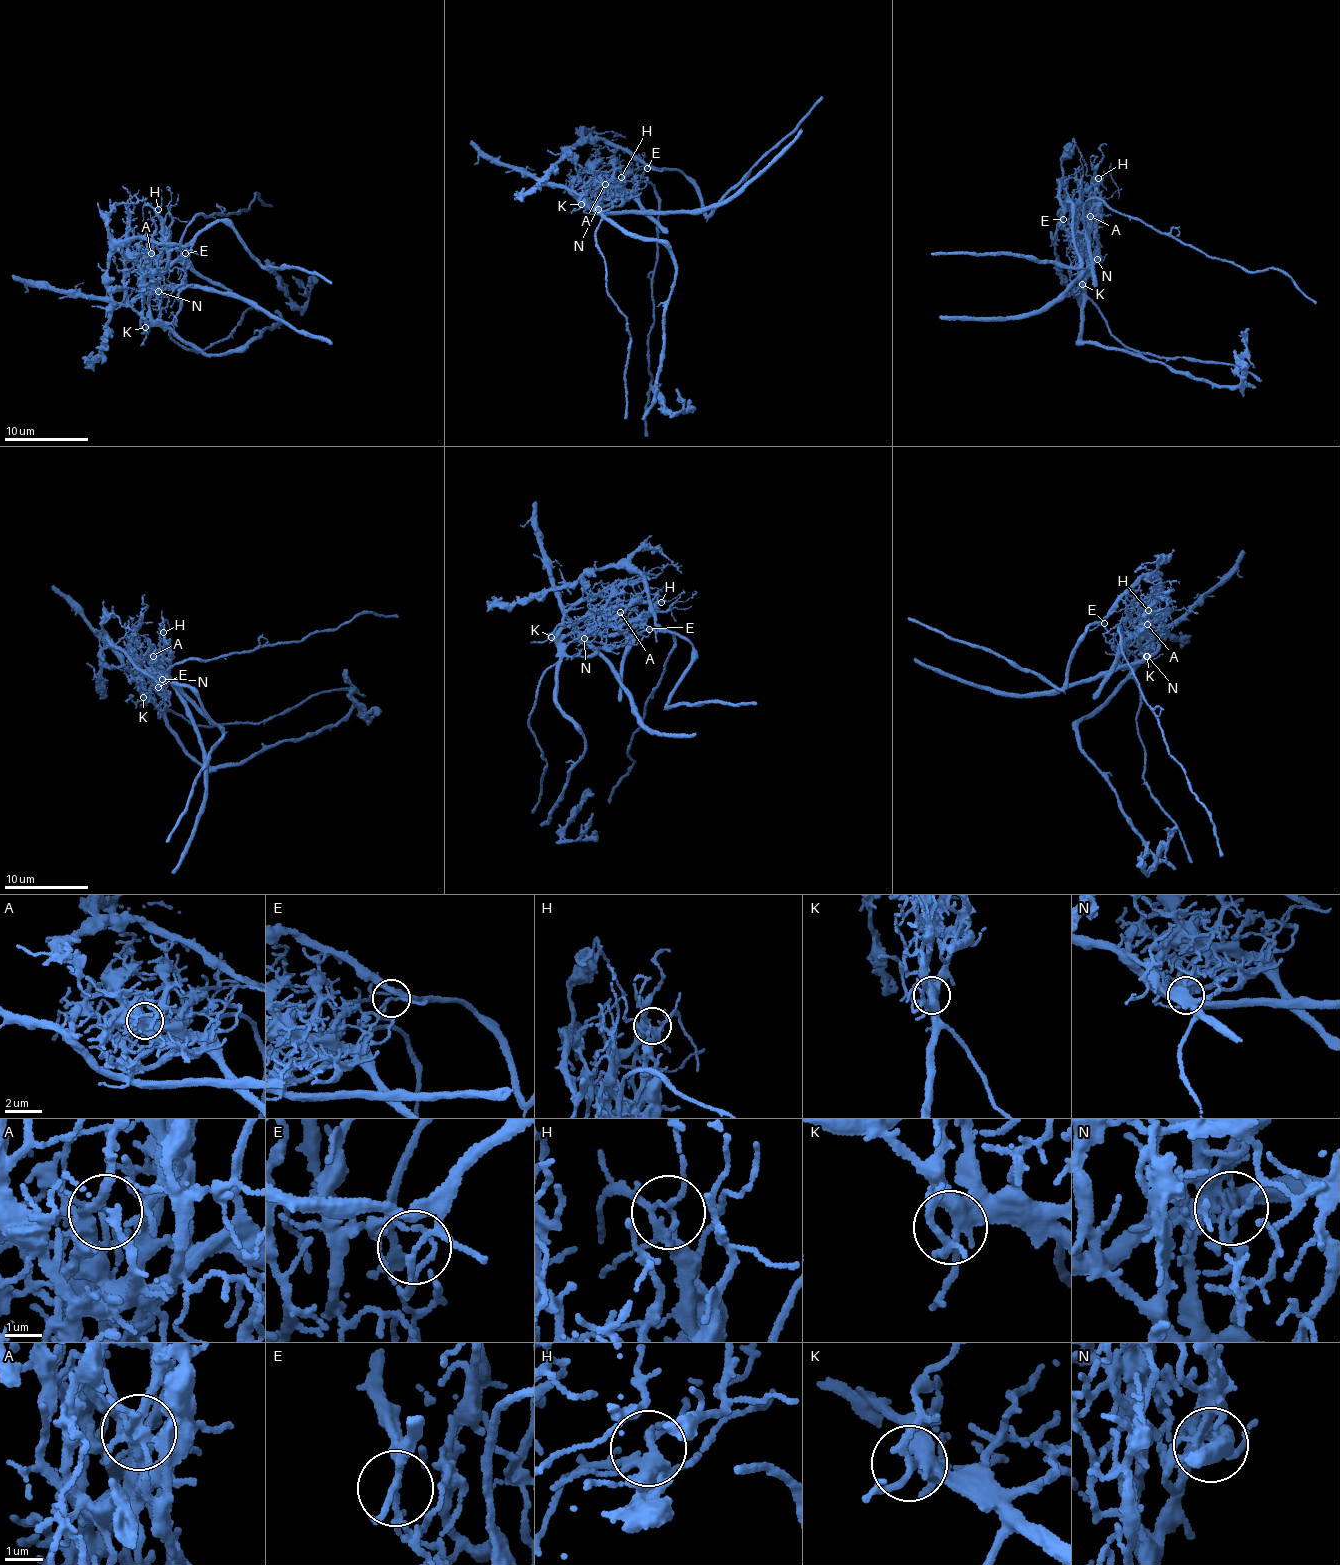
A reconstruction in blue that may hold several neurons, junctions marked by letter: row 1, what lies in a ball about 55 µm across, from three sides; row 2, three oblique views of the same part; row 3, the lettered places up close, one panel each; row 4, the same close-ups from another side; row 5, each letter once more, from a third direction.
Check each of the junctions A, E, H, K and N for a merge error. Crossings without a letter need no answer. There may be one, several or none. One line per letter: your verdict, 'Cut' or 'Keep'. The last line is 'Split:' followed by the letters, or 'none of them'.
A: Cut
E: Cut
H: Keep
K: Keep
N: Cut
Split: A, E, N

